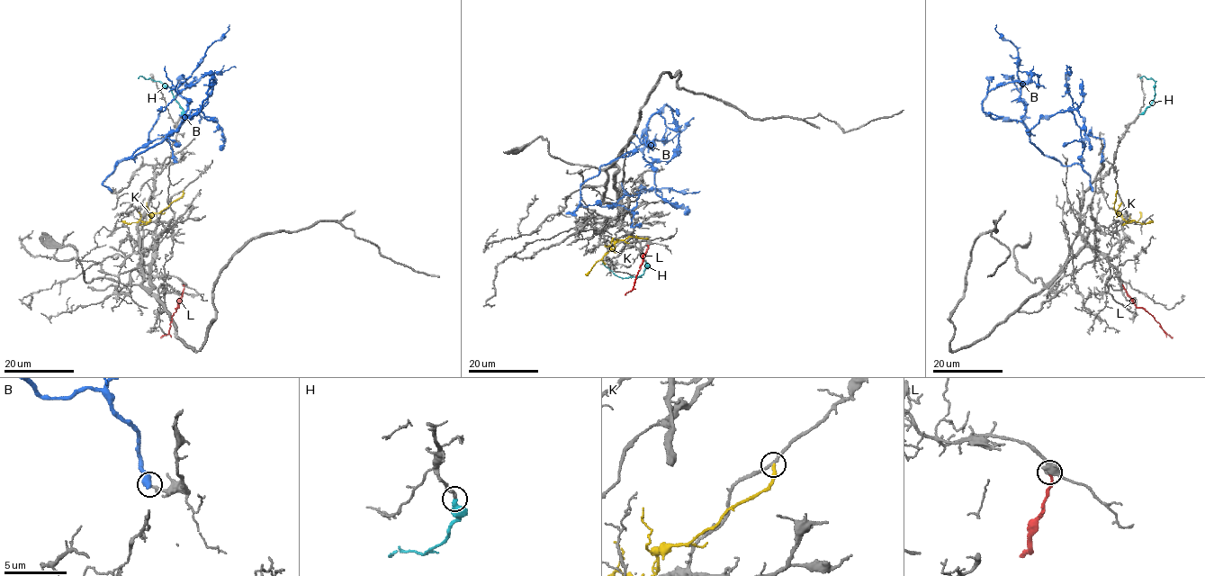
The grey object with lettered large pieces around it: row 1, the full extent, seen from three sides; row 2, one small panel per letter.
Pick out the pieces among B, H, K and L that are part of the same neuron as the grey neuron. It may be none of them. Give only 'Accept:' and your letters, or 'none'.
Accept: H

